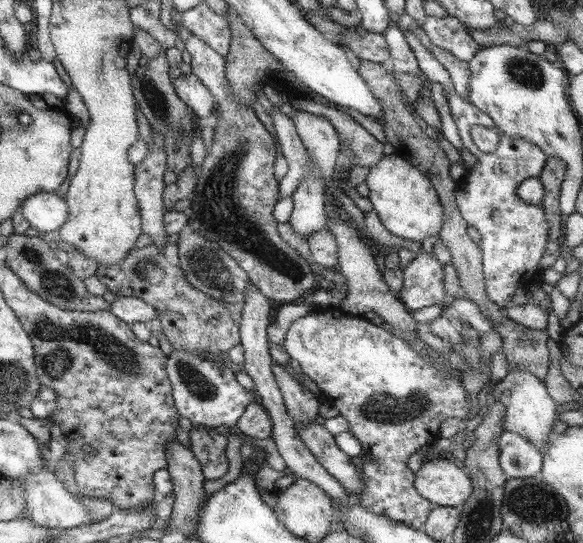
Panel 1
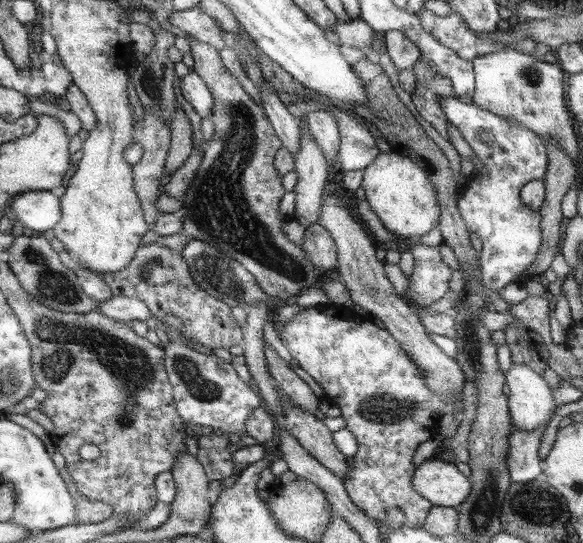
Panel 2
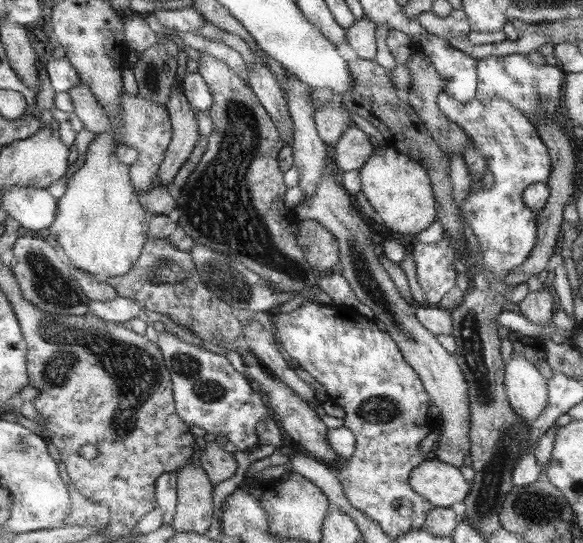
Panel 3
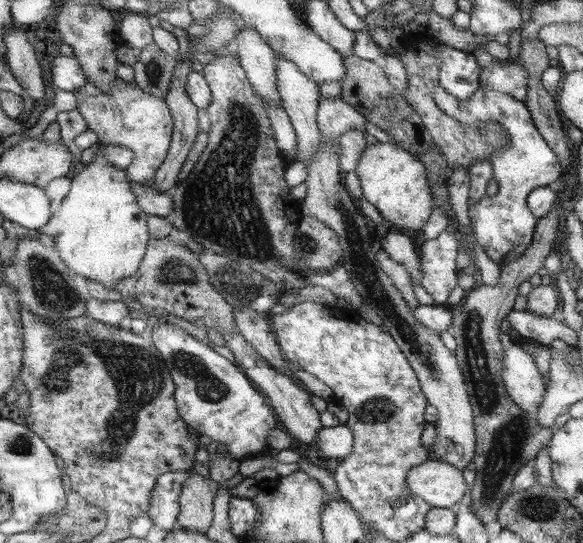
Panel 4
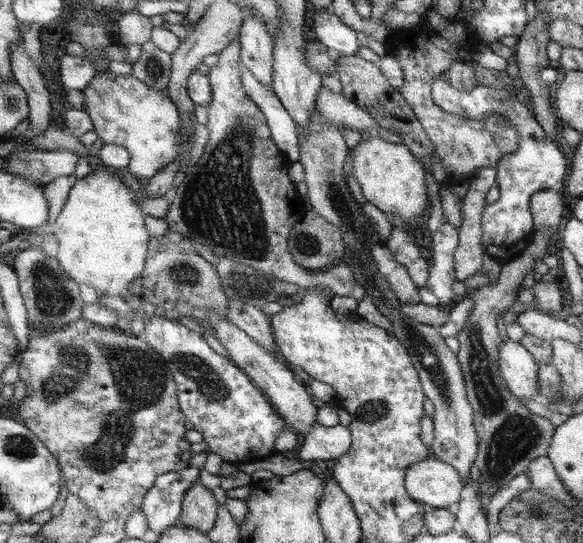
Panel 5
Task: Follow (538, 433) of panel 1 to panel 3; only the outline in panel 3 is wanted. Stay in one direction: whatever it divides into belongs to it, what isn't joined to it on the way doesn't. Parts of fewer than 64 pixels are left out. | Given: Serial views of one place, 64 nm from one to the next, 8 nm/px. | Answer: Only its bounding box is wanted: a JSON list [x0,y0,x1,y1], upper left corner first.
[503,352,547,424]

